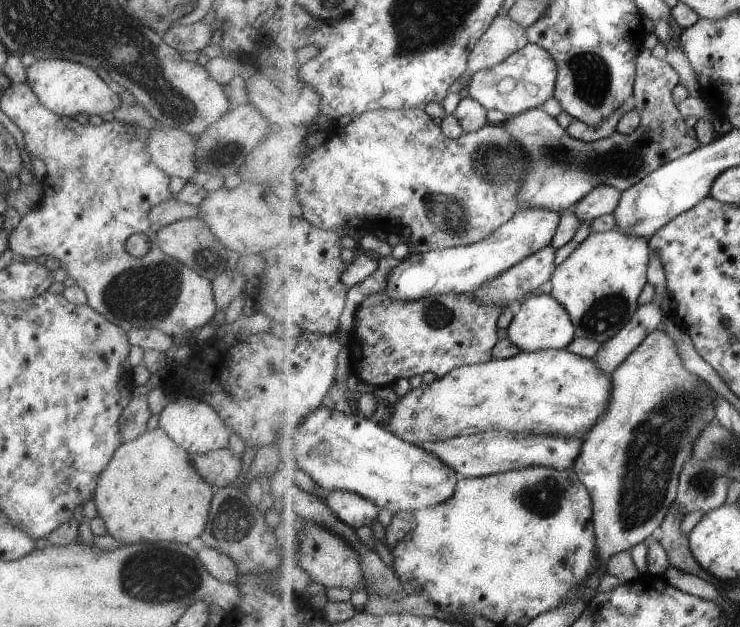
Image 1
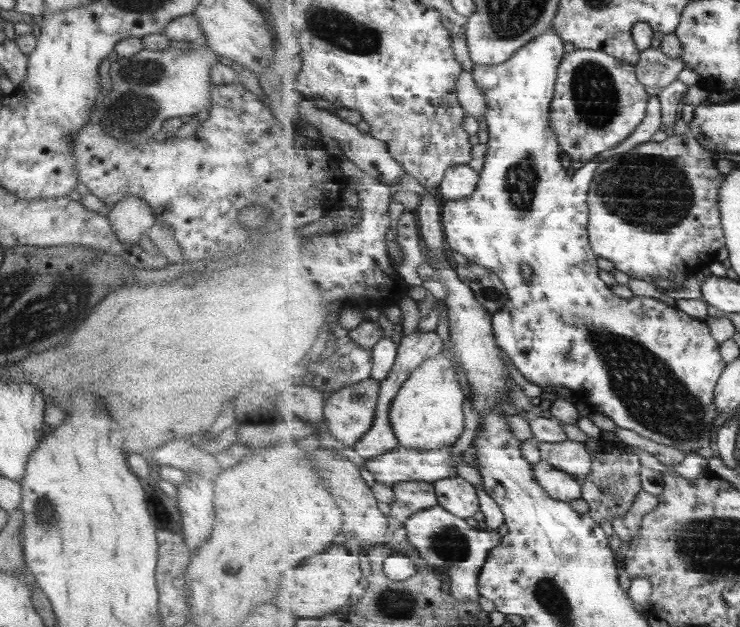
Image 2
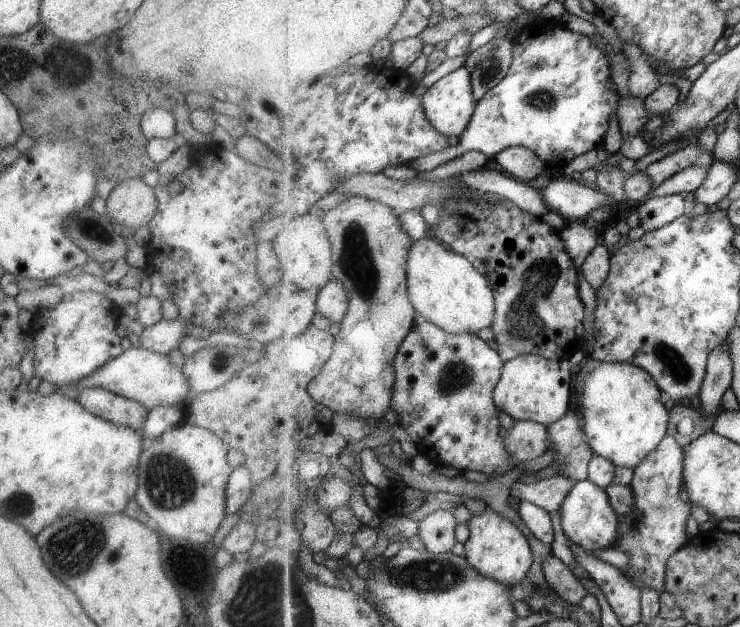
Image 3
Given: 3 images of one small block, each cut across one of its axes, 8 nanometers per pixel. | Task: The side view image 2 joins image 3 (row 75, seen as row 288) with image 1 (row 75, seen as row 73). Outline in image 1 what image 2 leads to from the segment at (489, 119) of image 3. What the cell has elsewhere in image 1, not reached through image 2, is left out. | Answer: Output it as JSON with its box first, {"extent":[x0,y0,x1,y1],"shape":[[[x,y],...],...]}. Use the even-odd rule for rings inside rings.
{"extent":[467,43,558,119],"shape":[[[529,43],[522,50],[509,56],[507,60],[501,62],[491,70],[473,74],[469,81],[467,90],[474,100],[477,100],[487,110],[497,110],[507,116],[507,119],[518,116],[530,109],[540,108],[547,100],[555,97],[556,85],[558,82],[558,63],[555,61],[551,52],[534,43]]]}

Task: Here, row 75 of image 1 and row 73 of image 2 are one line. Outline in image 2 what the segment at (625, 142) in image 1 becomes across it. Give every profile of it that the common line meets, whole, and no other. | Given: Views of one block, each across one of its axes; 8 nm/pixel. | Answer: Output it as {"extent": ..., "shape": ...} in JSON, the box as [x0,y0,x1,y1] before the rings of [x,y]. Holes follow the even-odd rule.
{"extent":[636,47,685,90],"shape":[[[649,47],[640,54],[636,74],[645,86],[662,90],[677,81],[683,69],[685,64],[681,60],[673,60],[660,49]]]}

